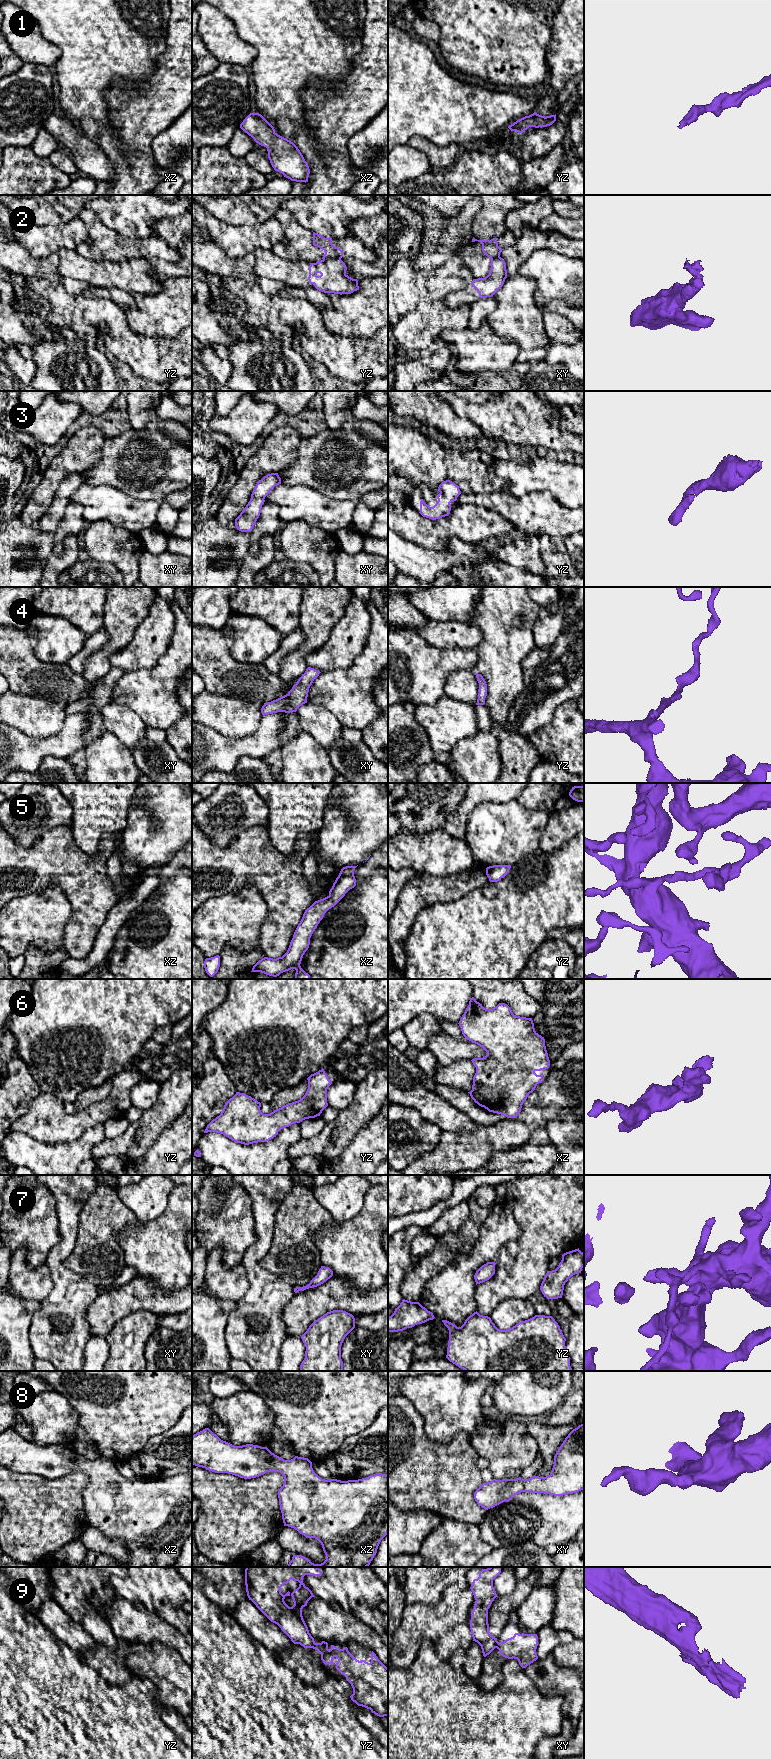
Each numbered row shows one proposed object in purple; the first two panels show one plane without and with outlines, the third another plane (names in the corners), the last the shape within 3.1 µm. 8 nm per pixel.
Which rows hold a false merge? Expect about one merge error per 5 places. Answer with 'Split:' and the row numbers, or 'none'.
Split: 2, 9

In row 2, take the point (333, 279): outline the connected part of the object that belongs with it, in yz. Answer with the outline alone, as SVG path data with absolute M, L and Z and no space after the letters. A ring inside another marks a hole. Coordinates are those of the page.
M327 259L310 263L309 283L324 293L351 294L359 290L358 280L346 274L347 267L341 259Z

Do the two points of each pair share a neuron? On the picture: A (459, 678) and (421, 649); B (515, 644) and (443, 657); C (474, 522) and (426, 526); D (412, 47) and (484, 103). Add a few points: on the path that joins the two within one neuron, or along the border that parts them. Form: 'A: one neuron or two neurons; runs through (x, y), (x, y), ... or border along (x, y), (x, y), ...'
A: two neurons; border along (474, 670), (452, 671), (447, 678), (443, 694)
B: two neurons; border along (477, 650), (477, 664), (474, 670)
C: one neuron; runs through (462, 523), (438, 528)
D: one neuron; runs through (425, 66), (462, 103), (465, 103)

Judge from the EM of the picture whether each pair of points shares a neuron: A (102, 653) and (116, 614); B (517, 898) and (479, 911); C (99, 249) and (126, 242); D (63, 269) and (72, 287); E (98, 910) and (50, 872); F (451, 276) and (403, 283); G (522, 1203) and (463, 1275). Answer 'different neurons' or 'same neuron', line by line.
A: same neuron
B: same neuron
C: same neuron
D: different neurons
E: same neuron
F: same neuron
G: different neurons

